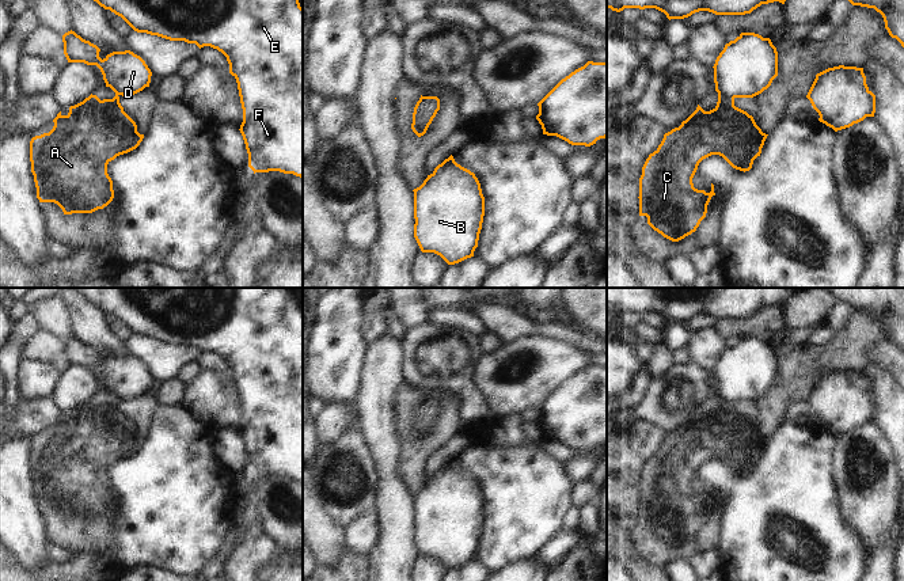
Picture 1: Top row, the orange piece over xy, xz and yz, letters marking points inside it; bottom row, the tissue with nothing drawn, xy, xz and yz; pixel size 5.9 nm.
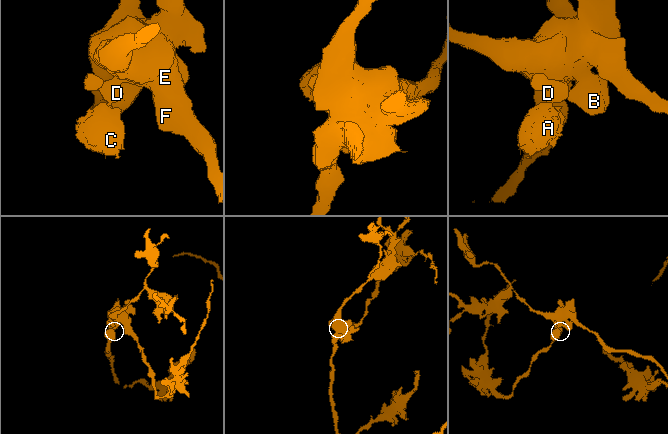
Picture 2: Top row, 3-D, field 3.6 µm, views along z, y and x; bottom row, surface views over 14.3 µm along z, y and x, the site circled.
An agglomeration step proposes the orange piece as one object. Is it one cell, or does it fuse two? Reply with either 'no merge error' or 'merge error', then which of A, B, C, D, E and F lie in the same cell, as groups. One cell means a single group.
merge error; A C / B D E F

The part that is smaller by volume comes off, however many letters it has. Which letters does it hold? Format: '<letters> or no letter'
A, C

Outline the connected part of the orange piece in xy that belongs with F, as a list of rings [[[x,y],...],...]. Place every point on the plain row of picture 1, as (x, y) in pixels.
[[[73,288],[79,295],[105,314],[121,320],[134,335],[157,339],[170,345],[195,348],[200,353],[210,350],[221,356],[229,368],[229,377],[236,383],[243,426],[240,437],[248,457],[248,471],[255,476],[280,475],[303,483],[303,312],[292,288]]]

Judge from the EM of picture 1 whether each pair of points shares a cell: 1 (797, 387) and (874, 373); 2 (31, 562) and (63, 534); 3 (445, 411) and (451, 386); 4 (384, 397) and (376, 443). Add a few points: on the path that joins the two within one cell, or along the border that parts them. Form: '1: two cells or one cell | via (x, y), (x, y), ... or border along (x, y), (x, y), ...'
1: two cells | border along (868, 363), (862, 371)
2: two cells | border along (42, 513), (45, 530), (52, 545)
3: two cells | border along (436, 387), (456, 395), (460, 422)
4: one cell | via (378, 407), (378, 432)

